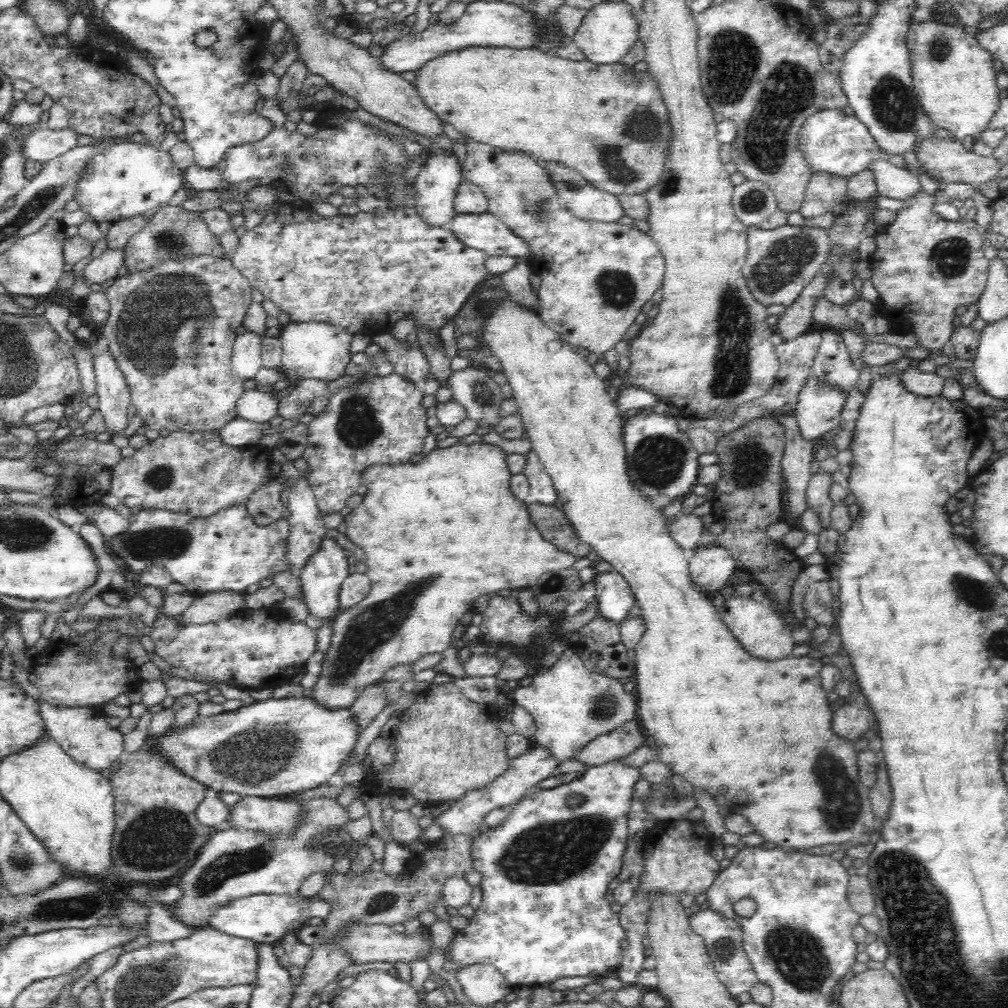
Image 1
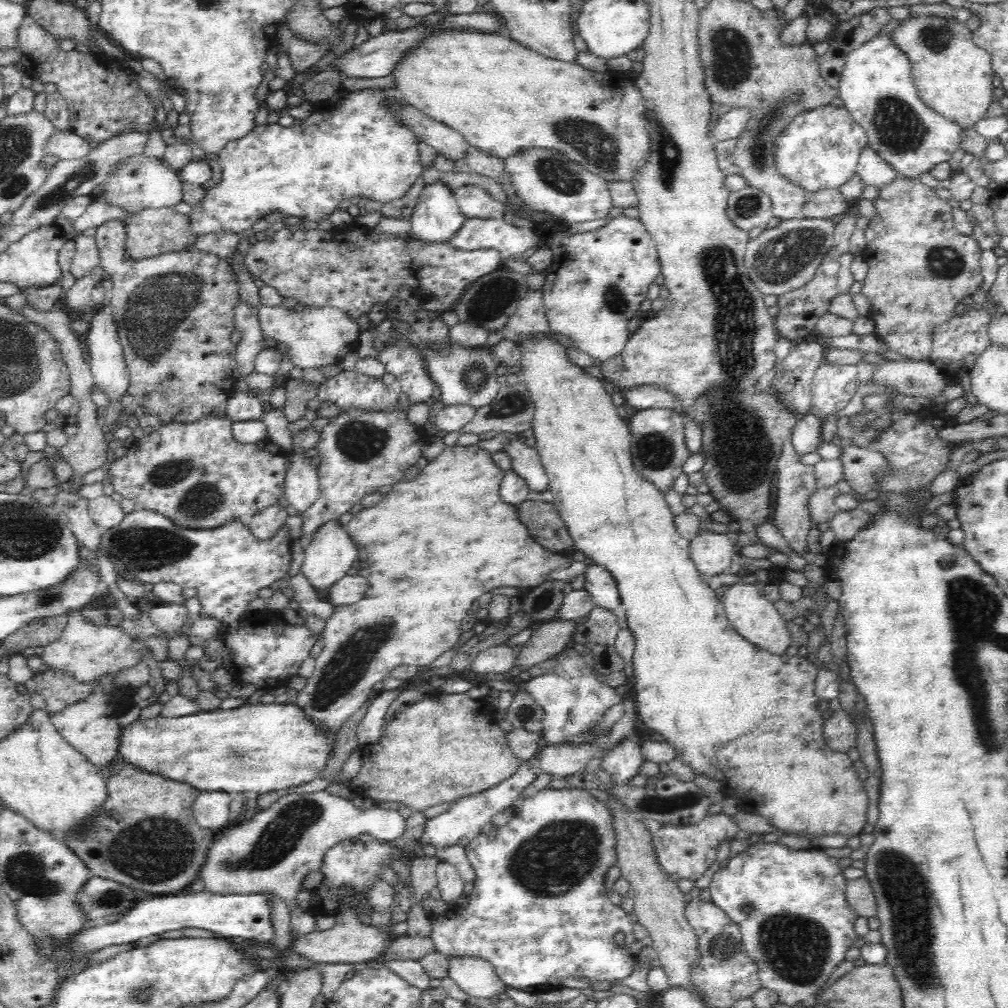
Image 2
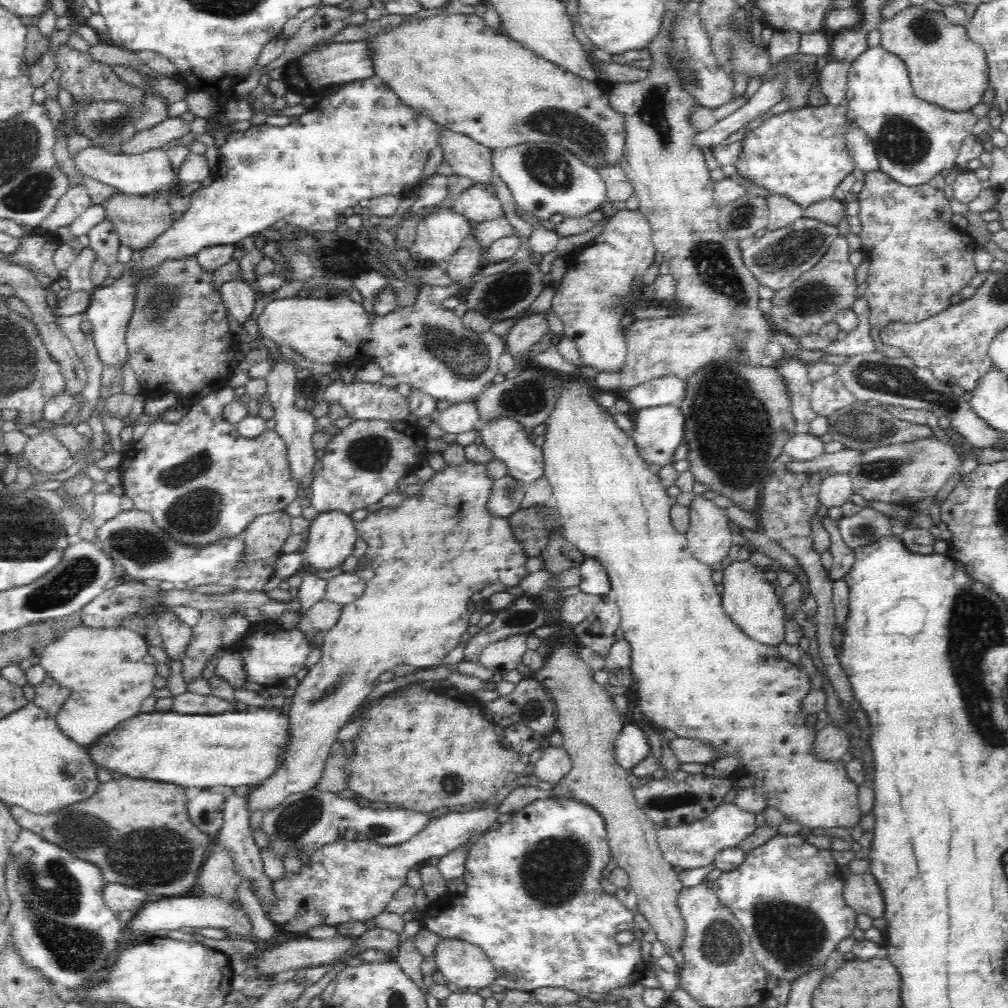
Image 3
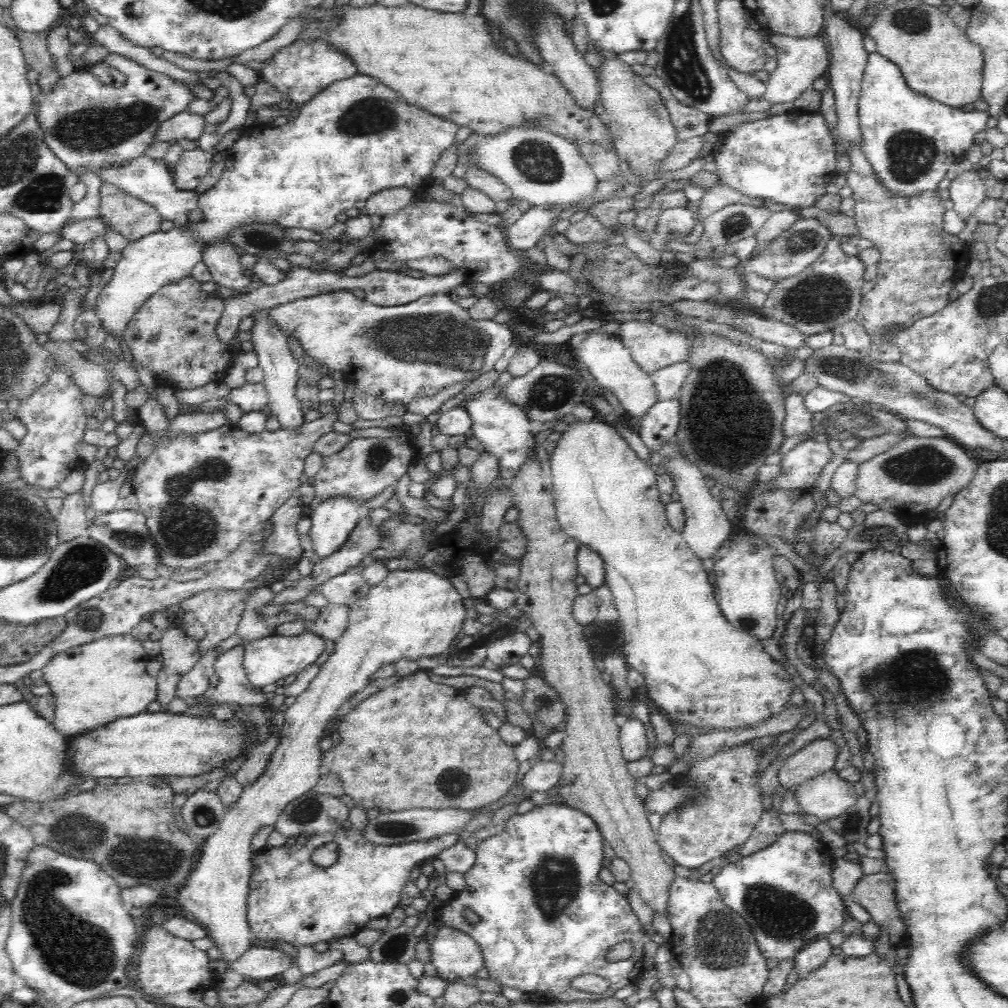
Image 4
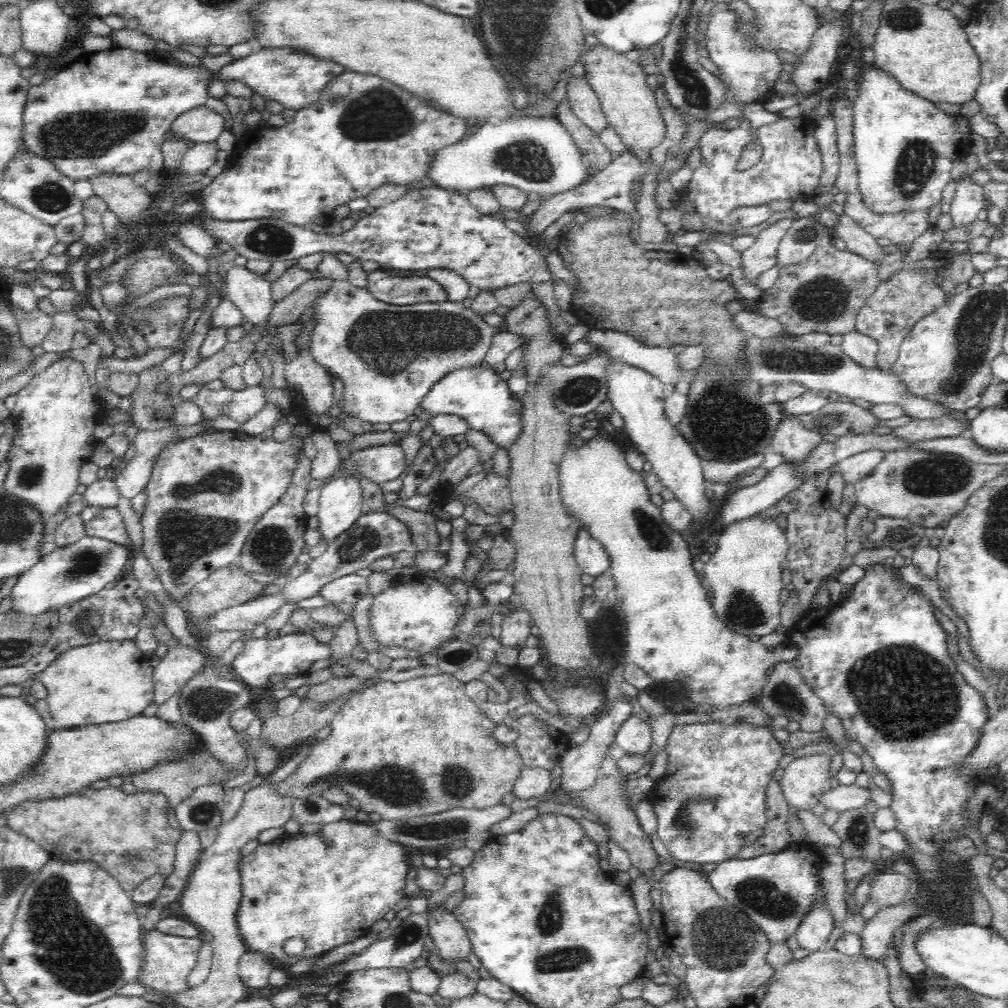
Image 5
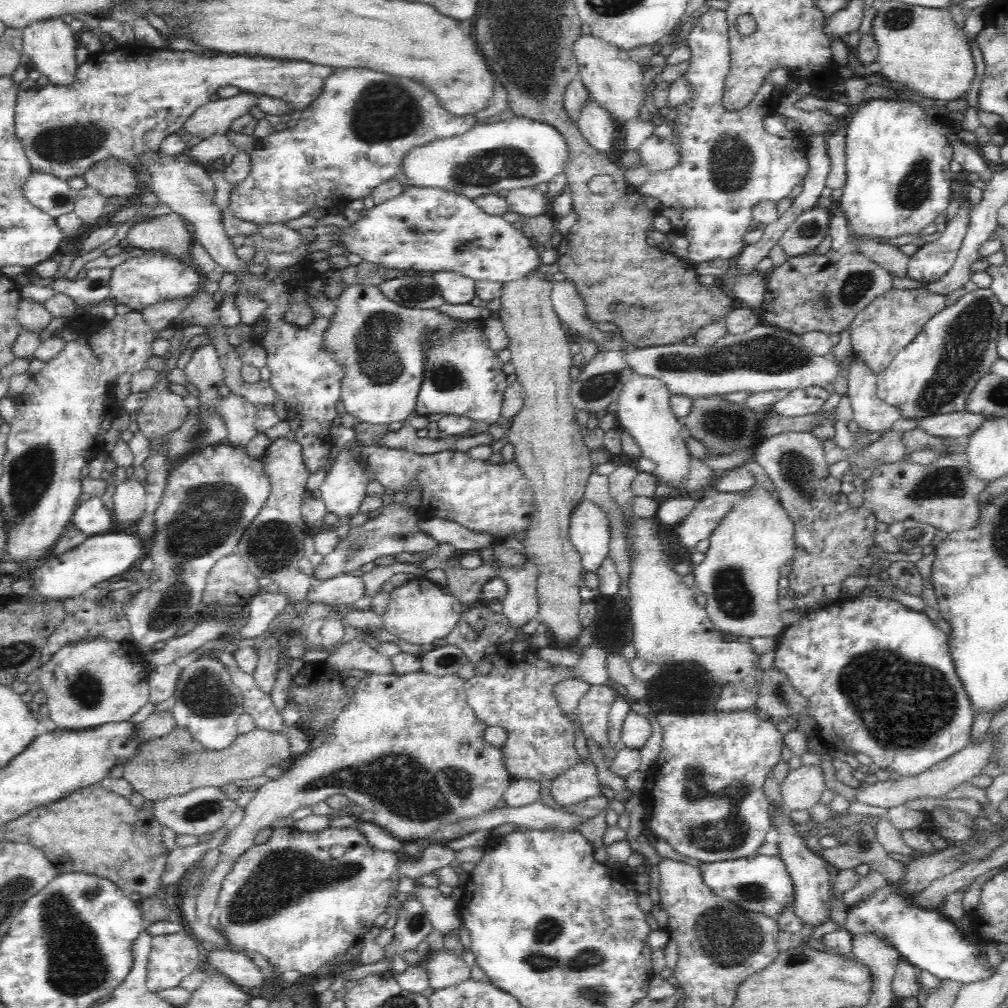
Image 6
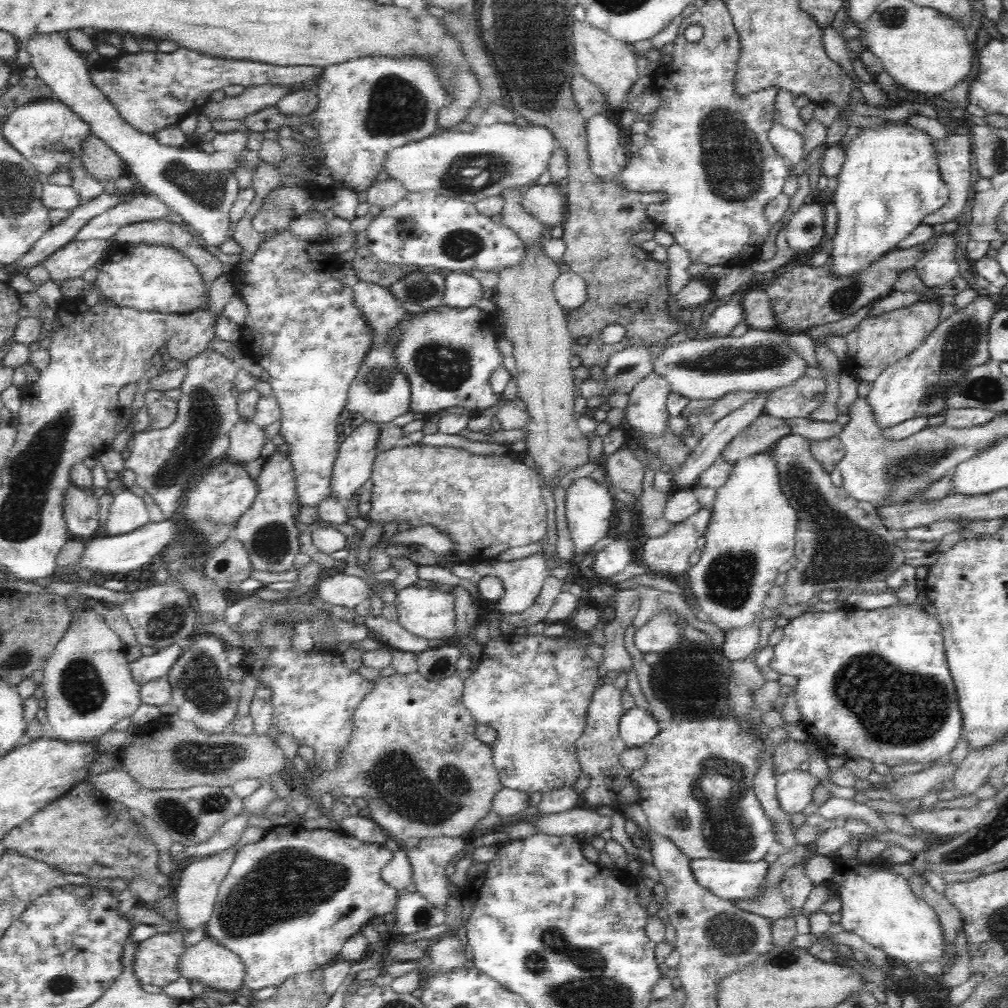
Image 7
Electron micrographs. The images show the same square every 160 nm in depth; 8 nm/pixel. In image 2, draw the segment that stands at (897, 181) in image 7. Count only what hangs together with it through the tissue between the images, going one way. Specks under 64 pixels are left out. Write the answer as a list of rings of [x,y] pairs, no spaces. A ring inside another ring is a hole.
[[[893,31],[876,32],[874,38],[846,56],[838,89],[838,103],[865,130],[869,146],[900,177],[918,177],[936,164],[949,161],[960,144],[962,127],[936,114],[918,96],[909,58],[894,44]]]

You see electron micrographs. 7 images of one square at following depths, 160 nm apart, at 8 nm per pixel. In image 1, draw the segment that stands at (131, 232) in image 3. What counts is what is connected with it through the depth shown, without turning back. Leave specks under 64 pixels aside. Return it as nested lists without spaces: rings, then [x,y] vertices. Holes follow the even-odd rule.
[[[166,206],[152,212],[150,222],[130,238],[125,247],[126,260],[124,266],[128,274],[138,274],[140,270],[150,270],[158,263],[198,258],[198,256],[212,256],[226,258],[226,251],[222,247],[218,236],[208,230],[206,216],[183,210],[179,206]]]

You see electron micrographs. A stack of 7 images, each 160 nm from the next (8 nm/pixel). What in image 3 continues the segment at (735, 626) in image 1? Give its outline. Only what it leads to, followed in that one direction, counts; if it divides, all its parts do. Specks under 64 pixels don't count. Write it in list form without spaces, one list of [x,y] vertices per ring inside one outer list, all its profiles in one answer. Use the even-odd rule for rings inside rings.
[[[728,561],[723,570],[722,606],[735,625],[746,634],[767,647],[776,647],[784,642],[785,612],[774,593],[775,584],[764,577],[764,568],[746,561]]]

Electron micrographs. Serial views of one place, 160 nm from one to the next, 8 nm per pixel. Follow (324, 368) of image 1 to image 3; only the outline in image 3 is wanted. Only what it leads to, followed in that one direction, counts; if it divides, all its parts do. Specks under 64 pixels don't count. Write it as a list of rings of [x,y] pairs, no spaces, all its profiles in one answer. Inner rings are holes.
[[[468,279],[454,281],[449,286],[424,284],[413,307],[396,309],[383,317],[376,313],[368,315],[362,303],[346,298],[272,300],[257,315],[258,330],[272,348],[288,346],[313,364],[343,367],[375,363],[384,371],[381,378],[384,386],[395,387],[403,382],[427,392],[437,401],[446,400],[452,405],[476,402],[494,384],[500,357],[506,351],[503,337],[491,331],[470,331],[453,310],[440,305],[449,297],[459,297],[470,284]]]

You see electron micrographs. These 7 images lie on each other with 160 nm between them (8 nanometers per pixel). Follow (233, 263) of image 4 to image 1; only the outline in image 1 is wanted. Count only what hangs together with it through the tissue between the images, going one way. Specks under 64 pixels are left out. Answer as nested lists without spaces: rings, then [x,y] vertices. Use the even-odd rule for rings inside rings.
[[[246,331],[236,337],[231,366],[234,374],[243,381],[252,380],[259,368],[262,368],[261,347],[262,337],[252,331]]]

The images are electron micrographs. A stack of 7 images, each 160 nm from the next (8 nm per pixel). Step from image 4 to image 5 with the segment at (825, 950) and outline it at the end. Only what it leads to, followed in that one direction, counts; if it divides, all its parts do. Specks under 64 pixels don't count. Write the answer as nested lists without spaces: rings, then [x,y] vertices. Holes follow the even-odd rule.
[[[816,903],[800,923],[795,934],[796,941],[808,955],[824,951],[834,927],[829,905]]]

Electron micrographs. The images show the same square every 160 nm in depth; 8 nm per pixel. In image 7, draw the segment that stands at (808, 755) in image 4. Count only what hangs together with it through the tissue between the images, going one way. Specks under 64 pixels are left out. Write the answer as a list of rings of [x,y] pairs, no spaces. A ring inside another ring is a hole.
[[[799,769],[778,777],[776,792],[781,809],[791,815],[802,812],[812,804],[814,789],[820,781],[809,771]]]

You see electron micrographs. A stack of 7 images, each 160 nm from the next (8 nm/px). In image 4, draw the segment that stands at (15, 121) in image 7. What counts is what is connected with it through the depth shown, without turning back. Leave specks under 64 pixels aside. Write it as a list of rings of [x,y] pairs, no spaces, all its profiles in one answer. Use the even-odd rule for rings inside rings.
[[[316,39],[312,42],[295,41],[281,49],[274,57],[266,61],[266,66],[259,72],[260,80],[275,86],[283,96],[292,102],[305,104],[320,91],[334,82],[358,75],[356,63],[345,52],[335,46]],[[110,53],[104,60],[125,78],[123,87],[106,86],[90,71],[61,78],[48,93],[41,92],[33,99],[43,139],[52,152],[72,172],[92,170],[104,166],[118,166],[124,160],[144,156],[161,122],[185,111],[192,100],[192,92],[173,78],[148,70],[142,65]]]

